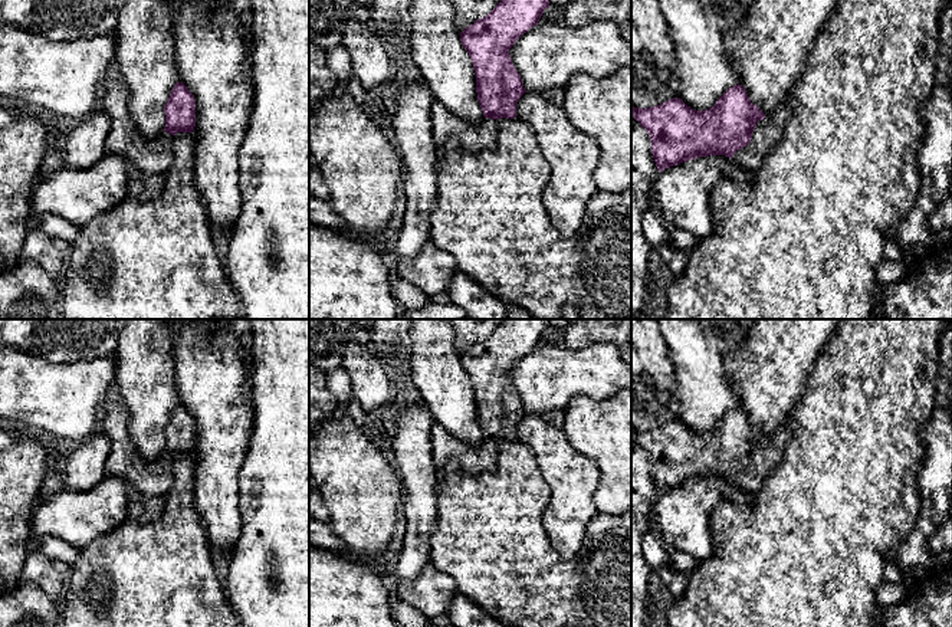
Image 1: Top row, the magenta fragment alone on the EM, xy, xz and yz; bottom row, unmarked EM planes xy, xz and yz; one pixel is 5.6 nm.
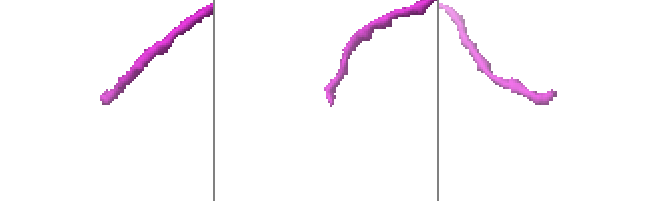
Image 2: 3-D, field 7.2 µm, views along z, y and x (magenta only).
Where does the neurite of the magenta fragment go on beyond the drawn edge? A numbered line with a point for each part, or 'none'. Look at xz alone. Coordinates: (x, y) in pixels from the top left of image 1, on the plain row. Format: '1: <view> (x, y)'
1: xz (483, 458)

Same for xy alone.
1: xy (145, 479)

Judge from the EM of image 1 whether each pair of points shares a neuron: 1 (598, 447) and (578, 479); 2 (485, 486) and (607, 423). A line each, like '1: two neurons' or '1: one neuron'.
1: two neurons
2: two neurons

